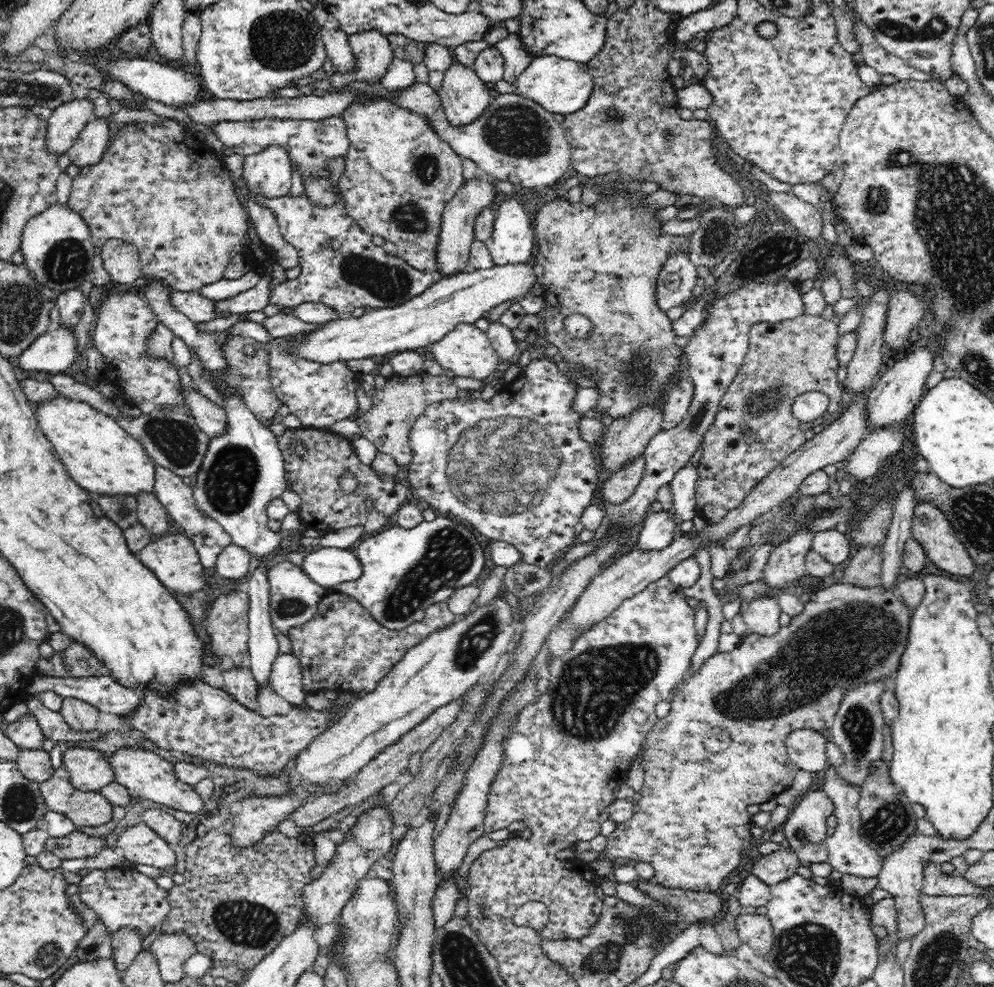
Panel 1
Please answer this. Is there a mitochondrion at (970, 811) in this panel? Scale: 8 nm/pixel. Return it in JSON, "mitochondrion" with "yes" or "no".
{"mitochondrion":"no"}

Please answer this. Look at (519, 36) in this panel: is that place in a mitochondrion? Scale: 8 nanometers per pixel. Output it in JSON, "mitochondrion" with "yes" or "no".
{"mitochondrion":"no"}

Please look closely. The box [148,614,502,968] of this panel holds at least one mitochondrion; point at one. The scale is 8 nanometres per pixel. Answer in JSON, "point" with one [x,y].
{"point":[249,925]}

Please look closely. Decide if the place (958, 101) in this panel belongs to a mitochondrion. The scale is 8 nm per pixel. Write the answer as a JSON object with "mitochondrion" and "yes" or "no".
{"mitochondrion":"no"}

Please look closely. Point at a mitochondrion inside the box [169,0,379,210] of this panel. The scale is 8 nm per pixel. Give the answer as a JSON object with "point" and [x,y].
{"point":[280,40]}

